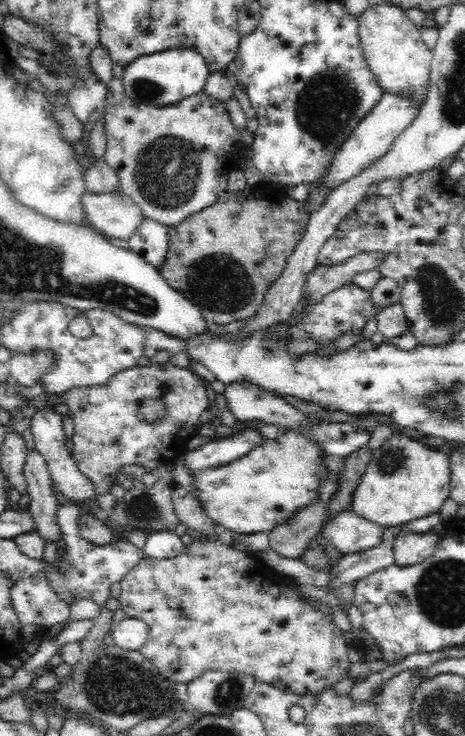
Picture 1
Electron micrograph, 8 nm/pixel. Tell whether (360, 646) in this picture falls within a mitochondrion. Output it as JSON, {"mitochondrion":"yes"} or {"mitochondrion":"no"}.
{"mitochondrion":"yes"}

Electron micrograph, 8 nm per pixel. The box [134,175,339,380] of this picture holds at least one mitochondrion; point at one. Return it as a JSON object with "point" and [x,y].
{"point":[218,283]}

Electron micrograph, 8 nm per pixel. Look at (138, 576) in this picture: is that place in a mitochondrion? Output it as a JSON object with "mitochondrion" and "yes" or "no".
{"mitochondrion":"no"}

